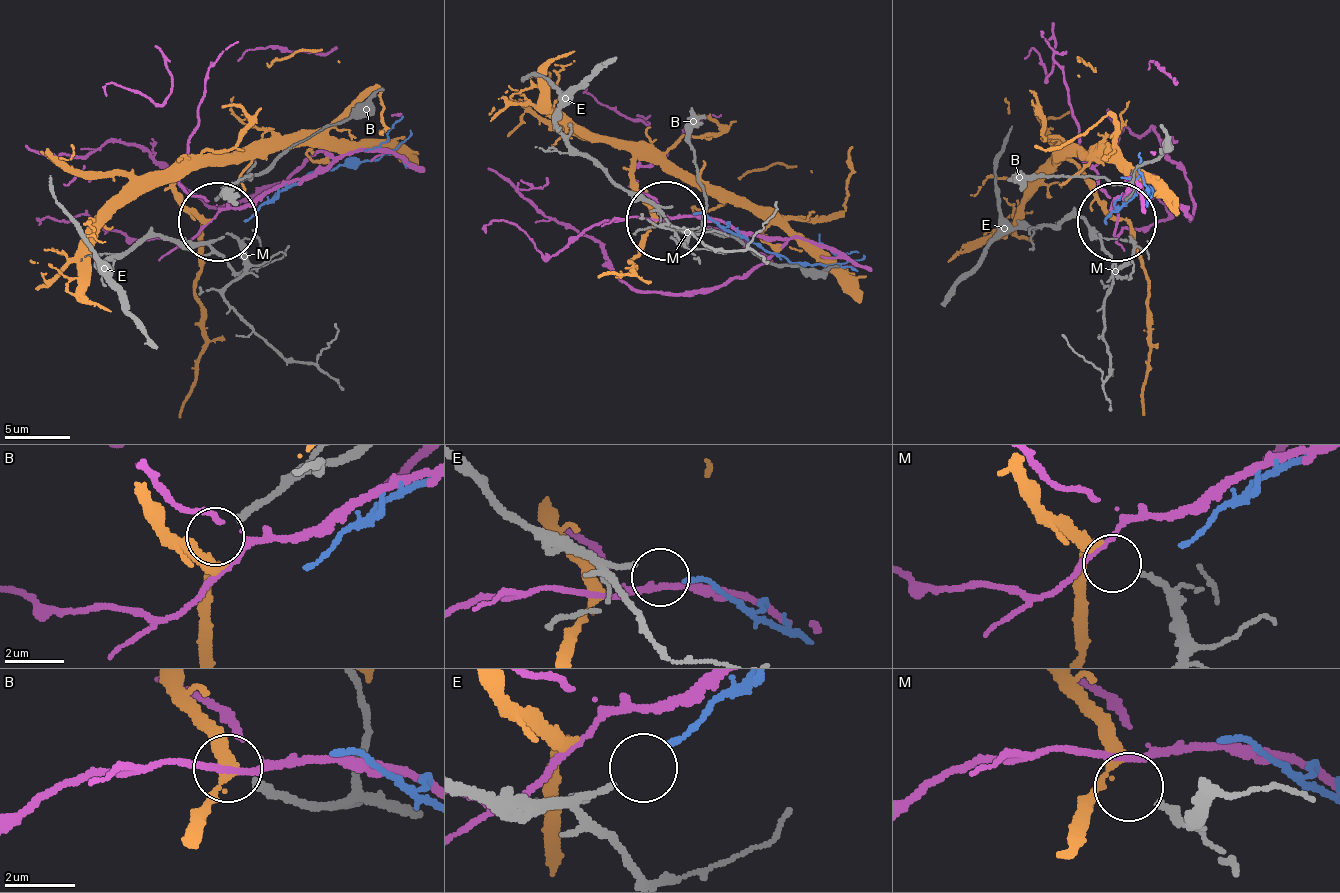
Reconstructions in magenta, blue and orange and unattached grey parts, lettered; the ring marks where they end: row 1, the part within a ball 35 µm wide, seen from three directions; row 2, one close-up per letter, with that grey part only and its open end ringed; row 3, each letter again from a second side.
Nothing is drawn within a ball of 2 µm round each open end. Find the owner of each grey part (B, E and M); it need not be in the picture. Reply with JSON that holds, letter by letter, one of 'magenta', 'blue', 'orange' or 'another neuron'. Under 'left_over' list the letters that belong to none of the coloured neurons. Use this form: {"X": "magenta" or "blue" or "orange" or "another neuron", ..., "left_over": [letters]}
{"B": "another neuron", "E": "blue", "M": "orange", "left_over": ["B"]}

